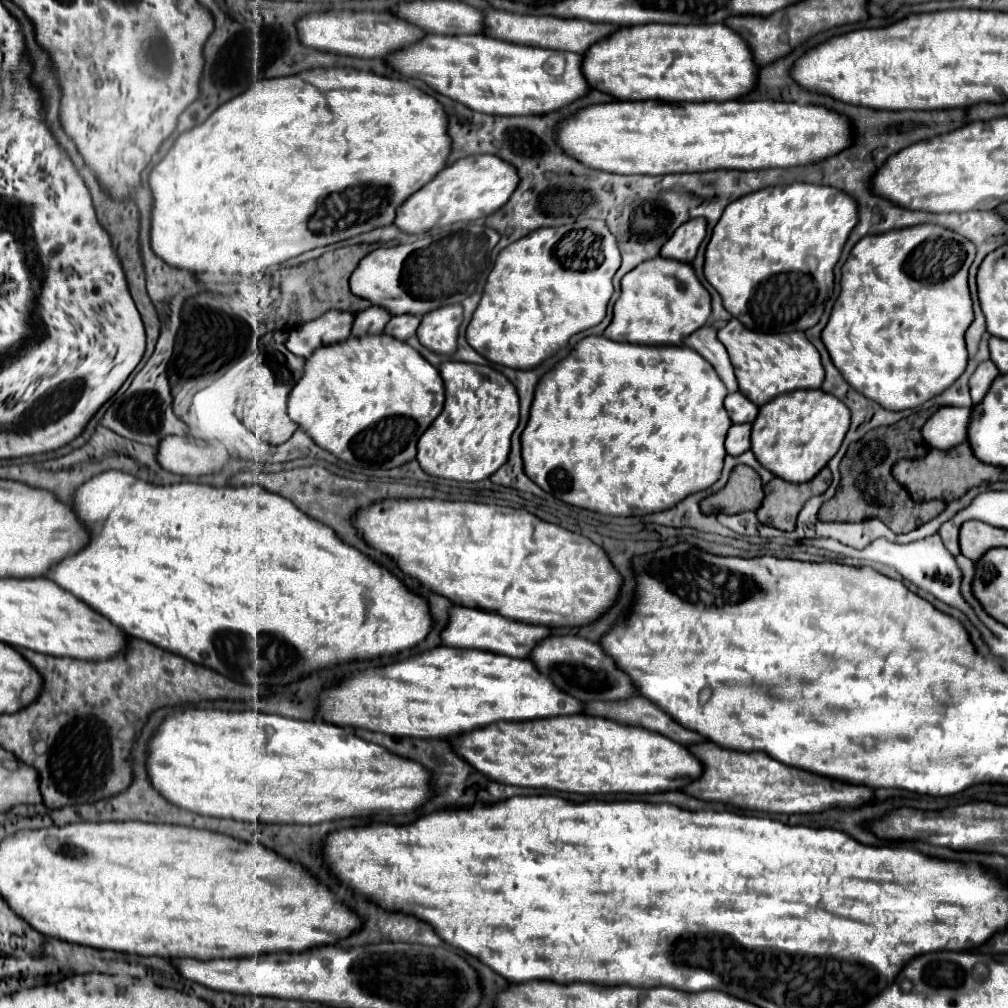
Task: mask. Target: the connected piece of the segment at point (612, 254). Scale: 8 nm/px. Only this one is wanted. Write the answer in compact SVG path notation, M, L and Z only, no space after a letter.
M588 221L584 233L596 241L596 265L588 265L588 269L568 269L568 265L556 257L556 245L560 245L568 233L572 233L572 229L536 229L520 241L510 243L498 255L480 305L466 329L466 341L488 361L512 369L532 369L564 347L572 335L604 319L614 293L612 277L620 267L616 237L604 221Z

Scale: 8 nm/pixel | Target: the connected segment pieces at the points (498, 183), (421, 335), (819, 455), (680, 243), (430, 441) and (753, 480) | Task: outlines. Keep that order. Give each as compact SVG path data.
M470 155L444 167L430 183L412 193L398 207L394 225L408 235L418 235L432 227L488 217L510 199L516 185L516 169L506 165L506 161L500 161L496 155Z
M446 305L426 313L416 331L418 341L440 355L456 353L458 327L462 323L462 305Z
M798 389L760 407L752 423L752 453L764 469L790 483L810 481L840 449L850 427L848 407L822 389Z
M704 217L686 221L666 241L666 245L662 247L660 255L668 257L668 259L690 263L694 259L694 255L696 255L696 251L698 251L698 247L700 247L704 237L706 237L706 221L704 221Z
M446 361L440 365L448 399L438 419L418 439L418 463L434 477L482 481L496 473L510 453L510 437L518 427L518 395L514 385L496 369Z
M736 465L730 473L728 483L708 497L708 505L714 509L714 513L744 513L744 511L756 511L764 499L762 493L762 481L758 473L748 465Z

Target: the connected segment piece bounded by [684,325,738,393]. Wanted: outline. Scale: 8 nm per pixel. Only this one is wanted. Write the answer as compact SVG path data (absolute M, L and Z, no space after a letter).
M708 325L700 327L696 333L692 333L684 341L684 345L690 347L690 349L694 349L696 353L700 353L716 369L716 373L720 375L722 383L726 385L726 389L730 393L738 391L738 383L736 383L736 377L734 377L732 363L728 359L728 353L726 353L724 345L718 341L714 327L708 327Z

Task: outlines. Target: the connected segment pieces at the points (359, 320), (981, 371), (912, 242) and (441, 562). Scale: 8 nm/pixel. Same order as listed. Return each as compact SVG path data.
M368 307L364 313L354 315L352 323L352 335L362 337L362 335L380 335L384 331L384 325L390 321L390 313L386 309L378 307Z
M982 361L978 365L978 369L970 377L970 395L972 395L974 403L982 401L982 397L986 395L988 387L994 381L996 375L998 375L998 369L996 369L996 365L992 361Z
M938 225L868 235L852 247L842 267L840 295L822 335L832 363L858 393L884 409L902 411L940 395L964 373L968 363L964 331L974 317L968 291L968 267L974 255L972 241Z
M380 499L356 509L352 523L358 535L376 551L388 555L396 567L416 579L422 587L458 605L488 609L514 621L546 627L578 627L592 623L616 599L620 575L602 547L588 537L546 523L524 509L440 501L440 499Z

